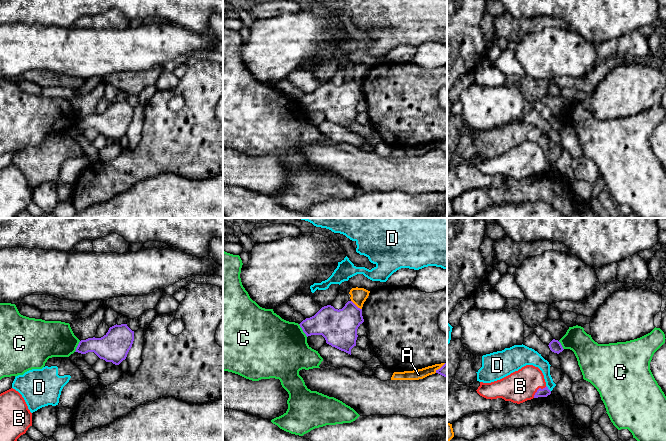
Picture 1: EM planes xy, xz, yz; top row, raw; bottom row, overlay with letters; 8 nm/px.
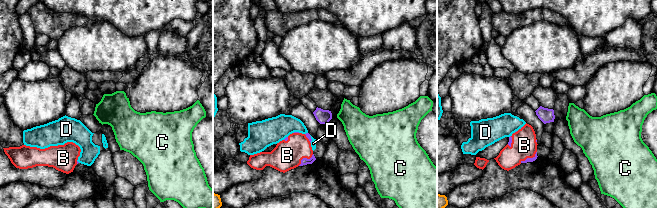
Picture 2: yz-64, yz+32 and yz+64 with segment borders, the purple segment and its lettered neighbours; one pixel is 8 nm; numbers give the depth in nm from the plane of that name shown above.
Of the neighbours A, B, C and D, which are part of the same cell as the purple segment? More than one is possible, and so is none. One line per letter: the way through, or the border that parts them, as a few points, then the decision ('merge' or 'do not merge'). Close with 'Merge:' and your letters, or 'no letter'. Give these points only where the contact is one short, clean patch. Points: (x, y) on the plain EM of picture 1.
A: do not merge
B: merge
C: along xz (298, 100), (307, 112) | do not merge
D: do not merge
Merge: B

